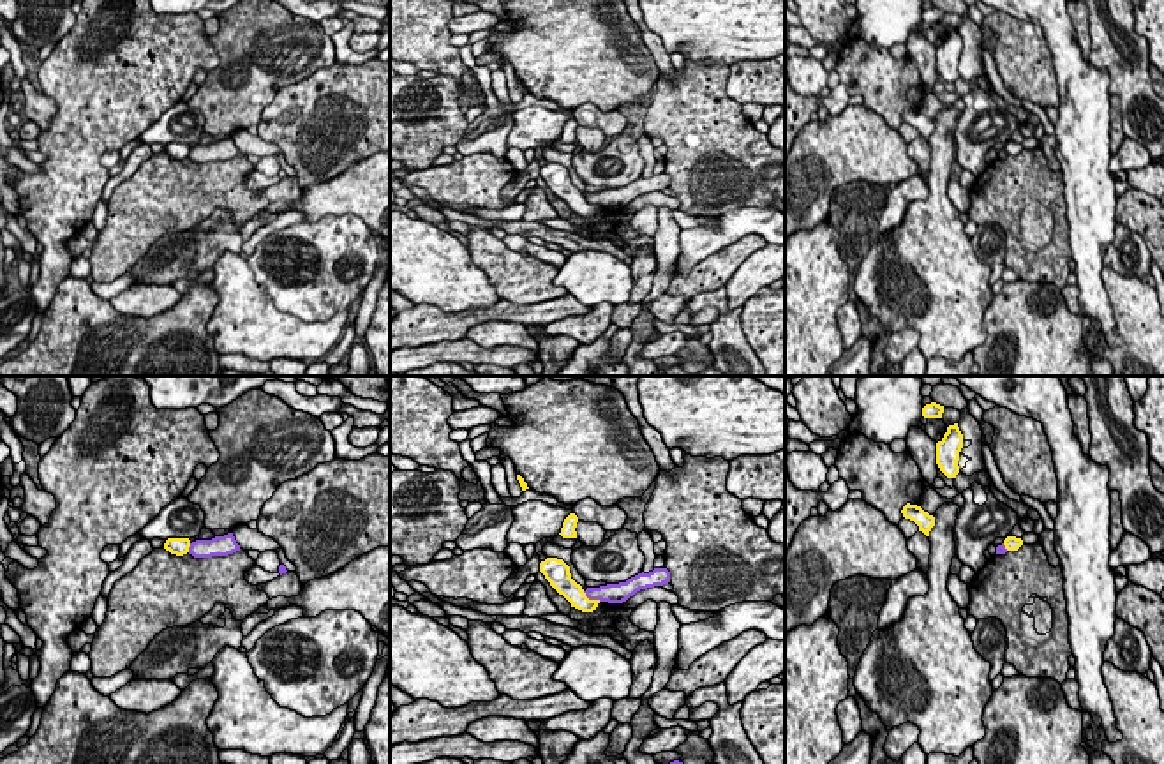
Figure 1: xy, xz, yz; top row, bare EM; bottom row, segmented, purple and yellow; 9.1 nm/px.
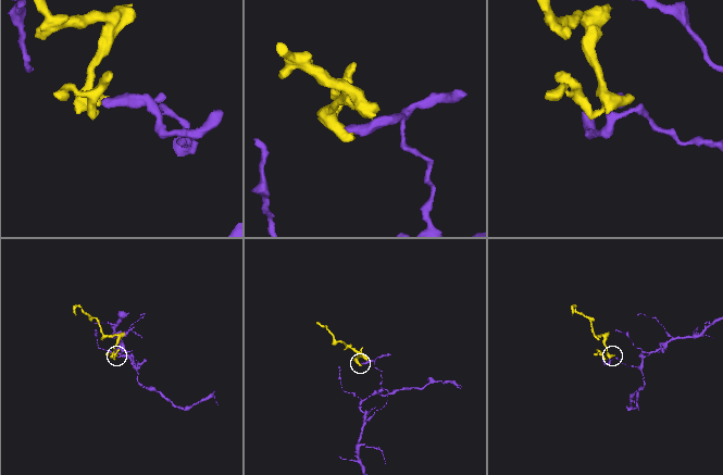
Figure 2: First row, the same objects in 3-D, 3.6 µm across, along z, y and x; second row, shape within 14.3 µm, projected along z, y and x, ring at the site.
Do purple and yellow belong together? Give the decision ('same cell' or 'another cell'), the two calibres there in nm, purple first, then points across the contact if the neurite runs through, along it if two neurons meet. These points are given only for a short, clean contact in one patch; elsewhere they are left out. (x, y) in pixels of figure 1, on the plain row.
another cell; calibres 190 and 180 nm; border xz (582, 196), (589, 203), (600, 205)

